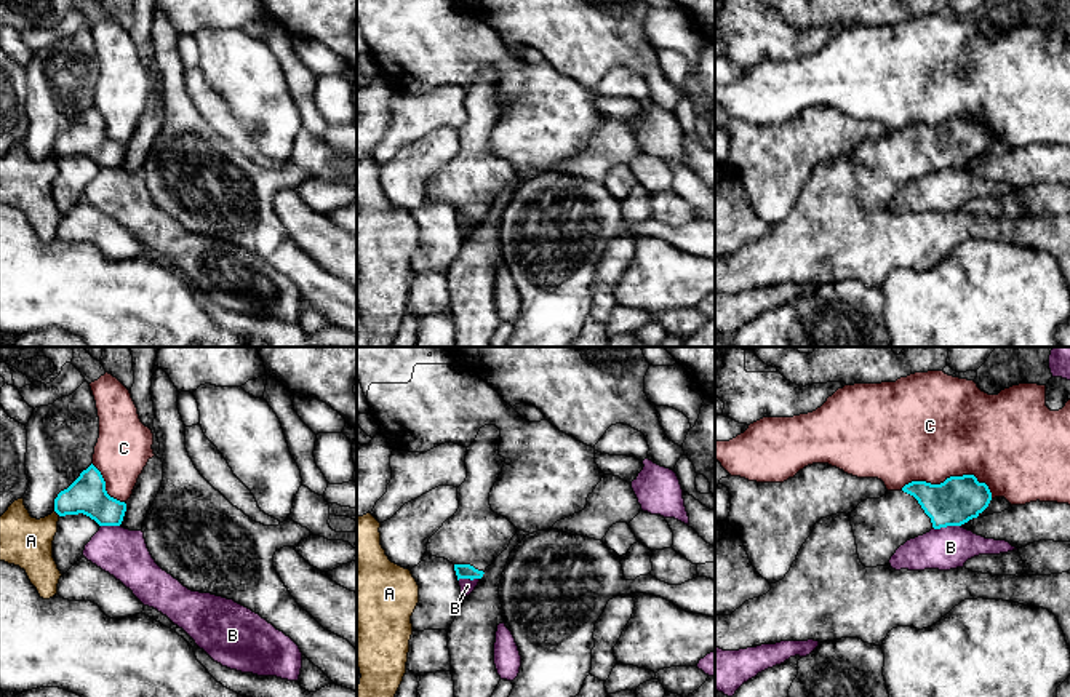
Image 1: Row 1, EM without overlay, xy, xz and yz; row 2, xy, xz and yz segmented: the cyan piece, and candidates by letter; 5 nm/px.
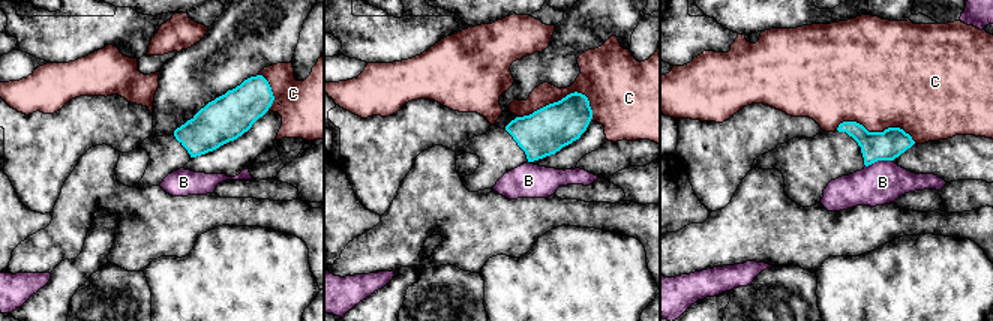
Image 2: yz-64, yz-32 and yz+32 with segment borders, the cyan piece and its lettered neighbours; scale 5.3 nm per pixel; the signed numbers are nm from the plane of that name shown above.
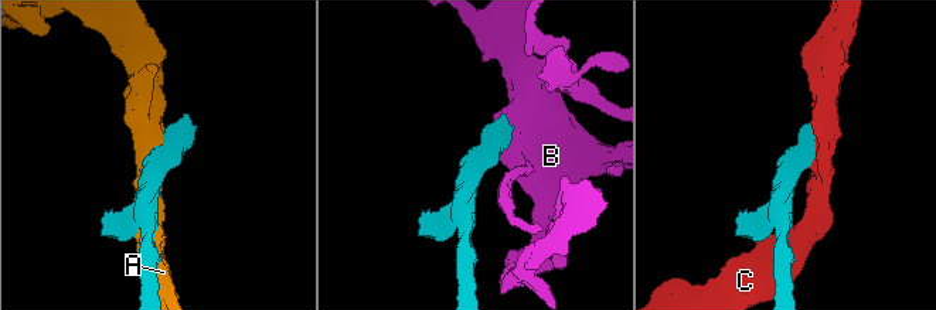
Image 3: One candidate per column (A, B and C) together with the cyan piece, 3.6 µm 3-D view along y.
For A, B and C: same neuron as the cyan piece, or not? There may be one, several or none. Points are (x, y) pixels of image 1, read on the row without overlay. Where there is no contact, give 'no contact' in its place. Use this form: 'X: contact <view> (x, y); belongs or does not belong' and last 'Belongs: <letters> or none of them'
A: contact xy (58, 155); does not belong
B: contact yz (946, 168); does not belong
C: contact yz (950, 119); does not belong
Belongs: none of them

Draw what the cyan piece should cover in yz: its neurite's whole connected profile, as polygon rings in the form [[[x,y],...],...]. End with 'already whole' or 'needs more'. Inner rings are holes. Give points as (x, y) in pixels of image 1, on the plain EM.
[[[974,117],[950,118],[940,126],[912,123],[900,133],[867,141],[848,155],[859,201],[865,209],[884,208],[907,182],[932,169],[961,168],[990,142],[988,128]]]; needs more

